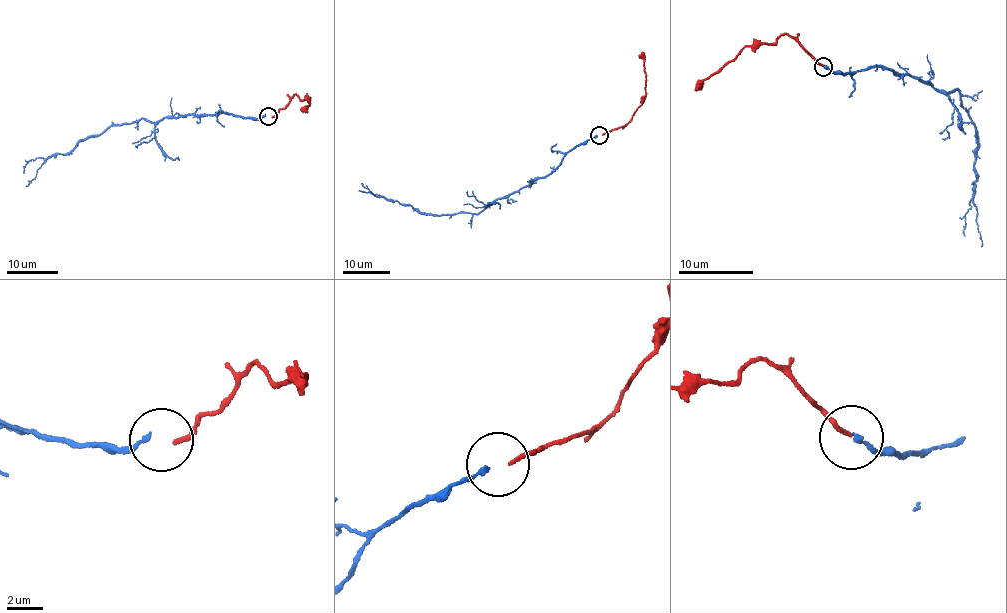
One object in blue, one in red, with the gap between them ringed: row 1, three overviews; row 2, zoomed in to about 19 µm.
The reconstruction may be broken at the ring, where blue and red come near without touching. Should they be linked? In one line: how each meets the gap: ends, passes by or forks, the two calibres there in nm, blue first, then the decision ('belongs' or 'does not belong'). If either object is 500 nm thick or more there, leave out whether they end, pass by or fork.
blue ends; red ends; calibres 240 and 220 nm; does not belong

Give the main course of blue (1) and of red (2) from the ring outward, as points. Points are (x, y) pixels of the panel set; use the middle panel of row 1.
1: (596, 136), (568, 151), (545, 176), (536, 177), (478, 214), (425, 215), (408, 205), (358, 190)
2: (602, 135), (627, 123), (646, 92), (644, 52)

